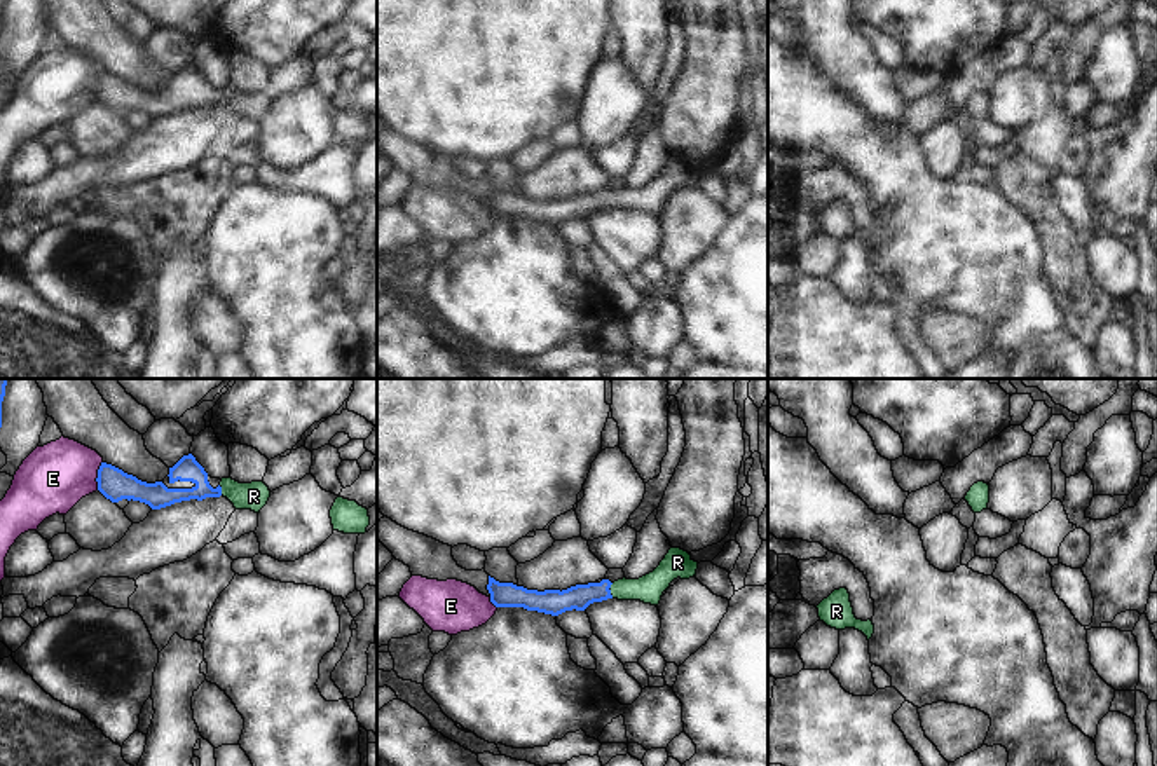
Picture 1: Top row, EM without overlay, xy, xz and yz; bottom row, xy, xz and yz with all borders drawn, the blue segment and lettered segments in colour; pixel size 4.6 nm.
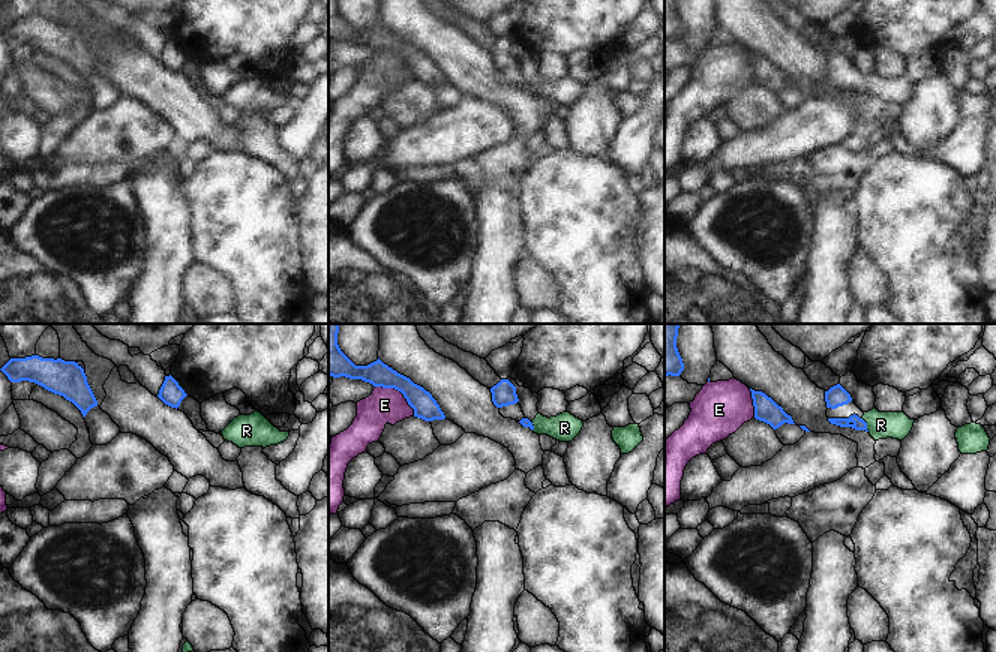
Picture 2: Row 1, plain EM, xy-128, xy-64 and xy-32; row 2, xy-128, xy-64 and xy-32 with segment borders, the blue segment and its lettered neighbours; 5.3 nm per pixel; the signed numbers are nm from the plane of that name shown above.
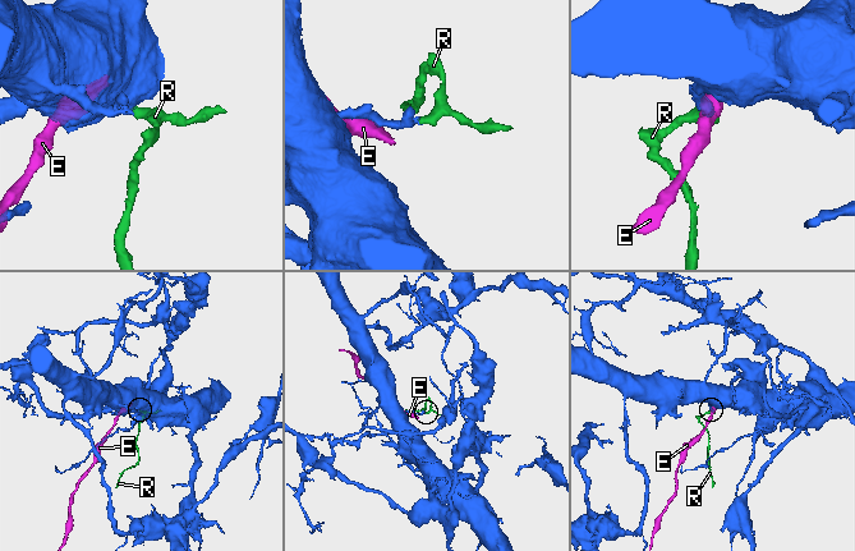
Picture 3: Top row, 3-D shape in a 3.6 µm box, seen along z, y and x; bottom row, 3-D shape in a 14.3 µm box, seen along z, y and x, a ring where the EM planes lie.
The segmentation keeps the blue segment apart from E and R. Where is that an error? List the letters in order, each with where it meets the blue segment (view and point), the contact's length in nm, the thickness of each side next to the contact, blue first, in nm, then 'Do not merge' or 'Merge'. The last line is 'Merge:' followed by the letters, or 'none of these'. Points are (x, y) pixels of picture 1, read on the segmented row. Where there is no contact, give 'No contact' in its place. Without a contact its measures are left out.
E: Touches blue at xy (98, 475). Shared border 140 nm. Thickness 150 nm (blue) against 320 nm. Do not merge
R: Touches blue at xz (609, 590). Shared border 70 nm. Thickness 120 nm (blue) against 130 nm. Merge
Merge: R.

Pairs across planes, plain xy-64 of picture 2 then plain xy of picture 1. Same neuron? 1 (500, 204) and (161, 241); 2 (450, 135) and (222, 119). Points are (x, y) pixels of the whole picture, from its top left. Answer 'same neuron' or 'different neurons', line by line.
1: different neurons
2: same neuron

